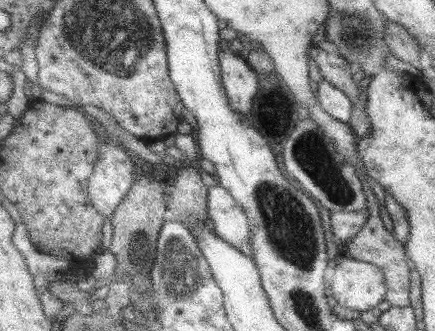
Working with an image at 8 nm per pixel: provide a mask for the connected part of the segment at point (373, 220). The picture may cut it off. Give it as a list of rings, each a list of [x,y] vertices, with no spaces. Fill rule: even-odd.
[[[369,191],[368,194],[368,206],[371,213],[365,226],[347,243],[348,251],[345,255],[379,266],[386,278],[388,288],[386,300],[392,307],[409,306],[411,302],[412,271],[409,268],[406,245],[398,242],[393,235],[393,231],[390,230],[390,226],[383,222],[383,218],[381,218],[382,205],[379,203],[379,198],[375,196],[375,192]]]

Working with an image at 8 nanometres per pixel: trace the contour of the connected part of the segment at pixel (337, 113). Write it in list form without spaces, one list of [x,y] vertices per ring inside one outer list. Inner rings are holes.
[[[321,79],[316,86],[317,95],[322,107],[331,116],[349,124],[354,114],[354,102],[352,98],[340,88],[333,86],[328,80]]]

